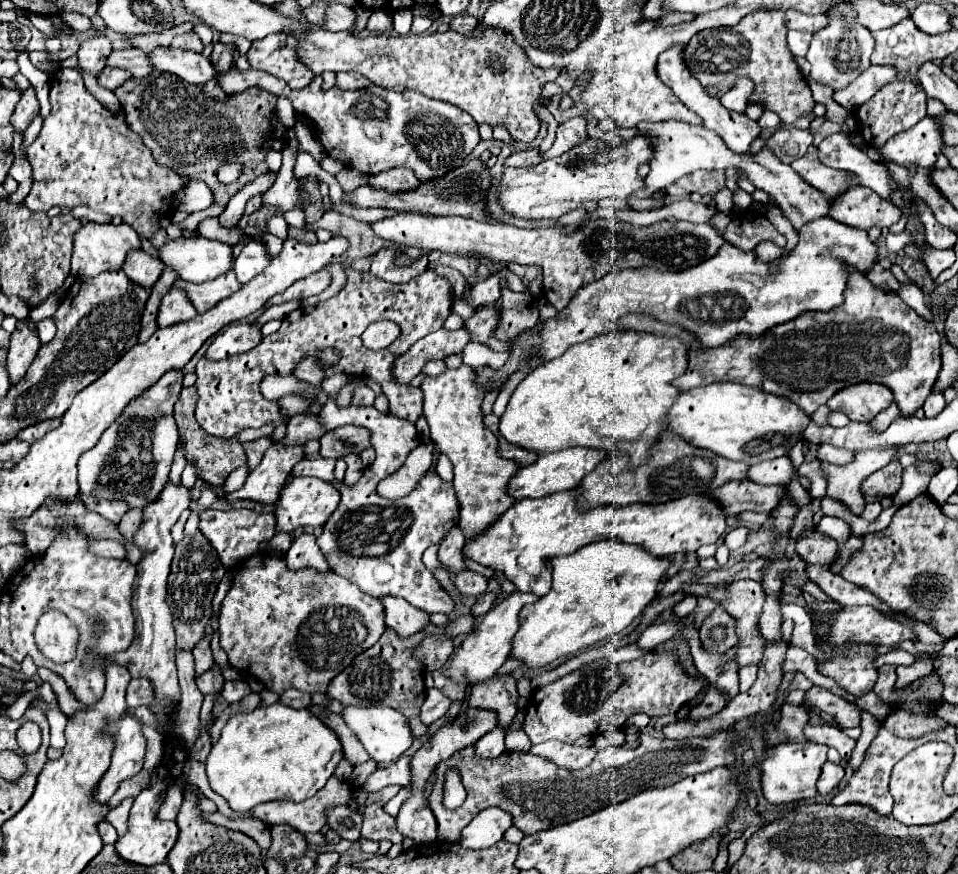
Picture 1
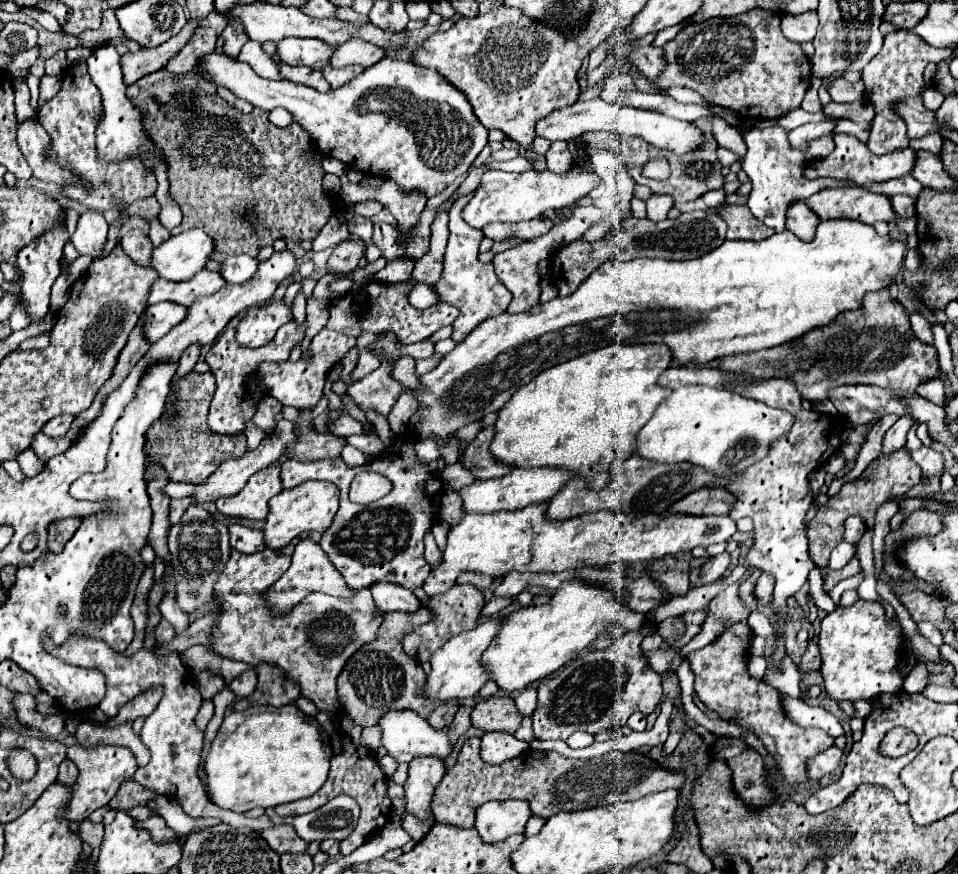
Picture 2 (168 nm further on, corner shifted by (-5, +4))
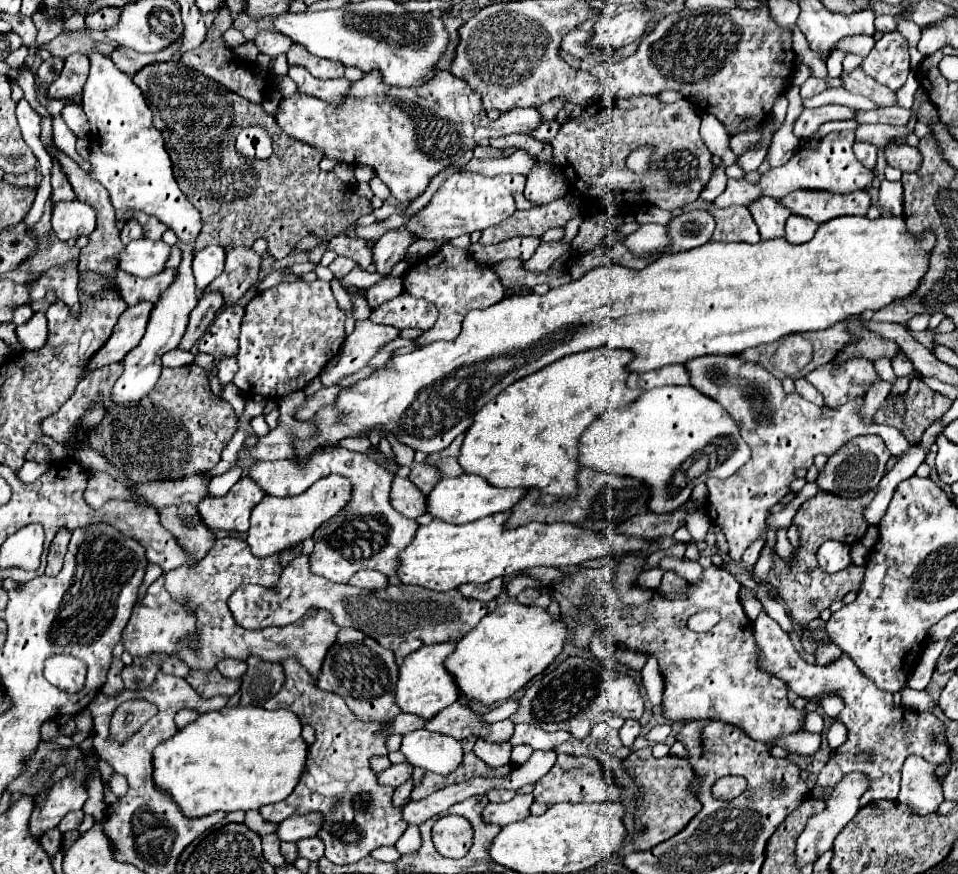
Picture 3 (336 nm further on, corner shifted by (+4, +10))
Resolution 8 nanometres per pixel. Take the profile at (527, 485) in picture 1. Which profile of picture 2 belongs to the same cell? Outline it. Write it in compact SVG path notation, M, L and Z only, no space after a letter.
M512 469L504 477L488 479L488 481L474 481L462 489L458 489L462 497L464 513L498 513L498 511L516 511L528 505L546 503L572 475L566 471L516 471Z

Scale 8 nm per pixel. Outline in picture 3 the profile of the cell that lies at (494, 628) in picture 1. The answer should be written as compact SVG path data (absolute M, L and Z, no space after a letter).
M457 641L425 645L425 647L421 647L415 653L405 657L403 665L399 667L401 677L399 677L397 691L395 691L395 701L401 707L401 711L415 713L415 715L431 719L441 709L445 709L447 705L457 701L459 689L455 689L455 681L453 681L451 673L447 673L447 667L443 665L443 661L455 651L455 645L457 645Z

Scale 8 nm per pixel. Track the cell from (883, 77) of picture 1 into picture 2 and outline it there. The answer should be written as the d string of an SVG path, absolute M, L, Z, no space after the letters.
M836 77L834 83L828 87L832 101L836 103L852 103L864 95L864 83L848 83L844 77Z

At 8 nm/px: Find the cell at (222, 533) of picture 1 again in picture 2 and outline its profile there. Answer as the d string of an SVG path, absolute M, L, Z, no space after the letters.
M230 525L230 547L240 553L256 553L264 549L264 539L258 529L244 525Z

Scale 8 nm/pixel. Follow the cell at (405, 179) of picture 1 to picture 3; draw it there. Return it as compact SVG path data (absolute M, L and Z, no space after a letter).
M403 227L391 229L381 239L377 239L373 247L373 261L377 265L377 273L387 275L391 265L405 257L405 251L413 241L415 239L411 239L411 233L407 233L407 229Z

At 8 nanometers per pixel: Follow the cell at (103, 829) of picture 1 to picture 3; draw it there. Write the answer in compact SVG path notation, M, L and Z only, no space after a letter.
M83 811L67 813L67 815L63 817L63 821L59 823L59 829L61 829L61 833L65 833L65 831L75 831L75 829L79 829L81 821L83 821Z

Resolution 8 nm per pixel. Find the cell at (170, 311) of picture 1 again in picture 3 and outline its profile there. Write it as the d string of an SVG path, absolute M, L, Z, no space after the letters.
M143 301L139 305L127 307L123 311L123 315L119 317L107 345L103 345L103 349L99 349L99 353L95 353L89 367L95 369L95 367L103 367L103 365L109 365L109 363L123 361L123 357L133 347L137 347L139 341L143 339L151 309L153 309L151 301Z

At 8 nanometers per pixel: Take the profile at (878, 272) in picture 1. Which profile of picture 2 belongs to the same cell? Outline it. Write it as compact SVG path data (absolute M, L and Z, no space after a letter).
M914 313L914 315L910 317L910 323L912 323L912 331L914 331L916 339L920 339L922 343L934 345L934 335L932 335L932 329L930 329L928 321L922 317L922 313Z

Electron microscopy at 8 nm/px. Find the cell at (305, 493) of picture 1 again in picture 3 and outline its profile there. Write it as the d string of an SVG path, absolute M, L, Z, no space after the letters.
M329 475L315 481L307 491L295 497L263 497L251 511L251 527L247 531L247 543L257 557L273 555L289 545L295 545L315 533L315 529L337 515L351 497L351 483L341 475Z

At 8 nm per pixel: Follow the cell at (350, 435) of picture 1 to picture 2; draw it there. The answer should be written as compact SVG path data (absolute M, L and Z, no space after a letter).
M300 409L300 415L294 419L294 433L296 443L288 445L284 455L296 461L318 461L326 457L332 459L340 455L342 447L346 445L344 437L318 433L311 421L310 409Z

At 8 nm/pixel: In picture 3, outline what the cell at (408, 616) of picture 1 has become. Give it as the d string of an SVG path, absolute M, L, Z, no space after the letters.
M363 569L363 571L355 573L349 583L355 587L361 587L361 589L369 589L369 591L379 591L389 585L387 577L381 575L379 571L373 571L373 569Z

